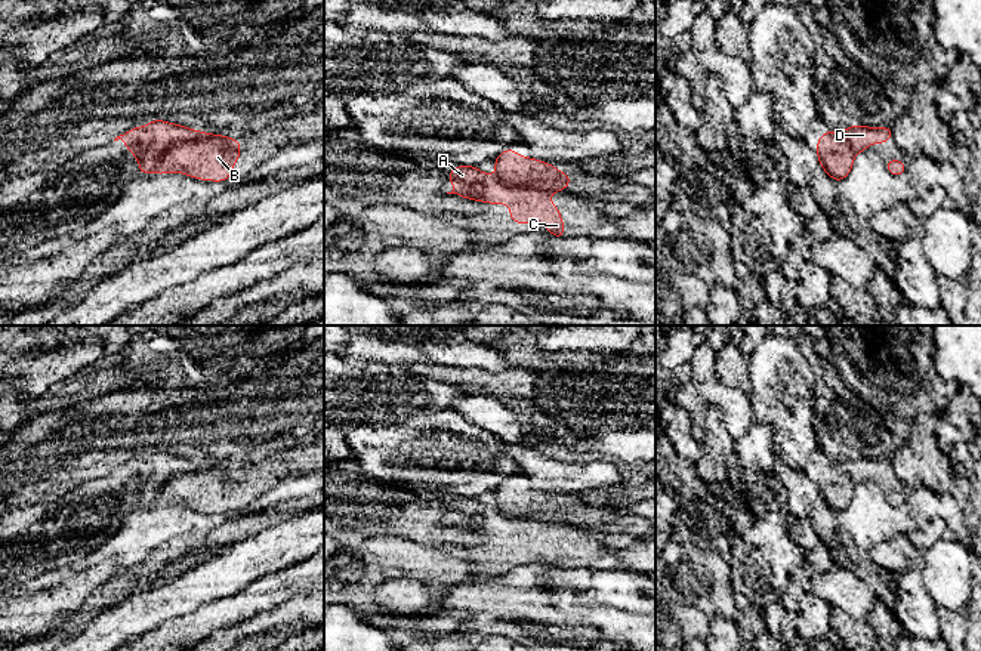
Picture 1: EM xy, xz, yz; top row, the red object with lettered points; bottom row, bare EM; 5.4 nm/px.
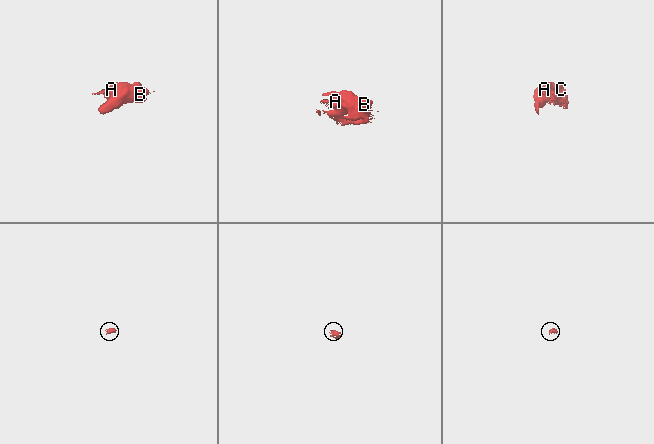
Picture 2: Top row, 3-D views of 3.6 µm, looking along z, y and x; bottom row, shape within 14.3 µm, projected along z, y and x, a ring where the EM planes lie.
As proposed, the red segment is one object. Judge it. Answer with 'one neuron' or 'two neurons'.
two neurons

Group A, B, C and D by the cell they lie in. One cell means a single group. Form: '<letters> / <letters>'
A C D / B

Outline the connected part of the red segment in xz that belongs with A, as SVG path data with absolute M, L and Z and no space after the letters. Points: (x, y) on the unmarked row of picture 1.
M457 497L447 505L447 513L456 515L447 525L456 525L488 536L502 534L510 537L513 555L546 555L549 565L564 570L564 553L558 539L547 530L549 522L512 516L479 503L475 497Z

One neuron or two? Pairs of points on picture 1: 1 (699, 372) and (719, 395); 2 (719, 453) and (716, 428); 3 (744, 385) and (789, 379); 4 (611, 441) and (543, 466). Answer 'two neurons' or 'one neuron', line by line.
1: one neuron
2: one neuron
3: two neurons
4: two neurons

